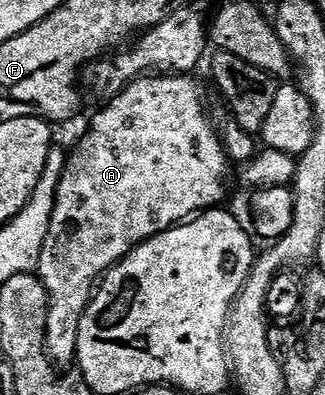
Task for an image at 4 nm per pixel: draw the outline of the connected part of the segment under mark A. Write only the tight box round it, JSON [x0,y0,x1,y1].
[37,72,229,367]

